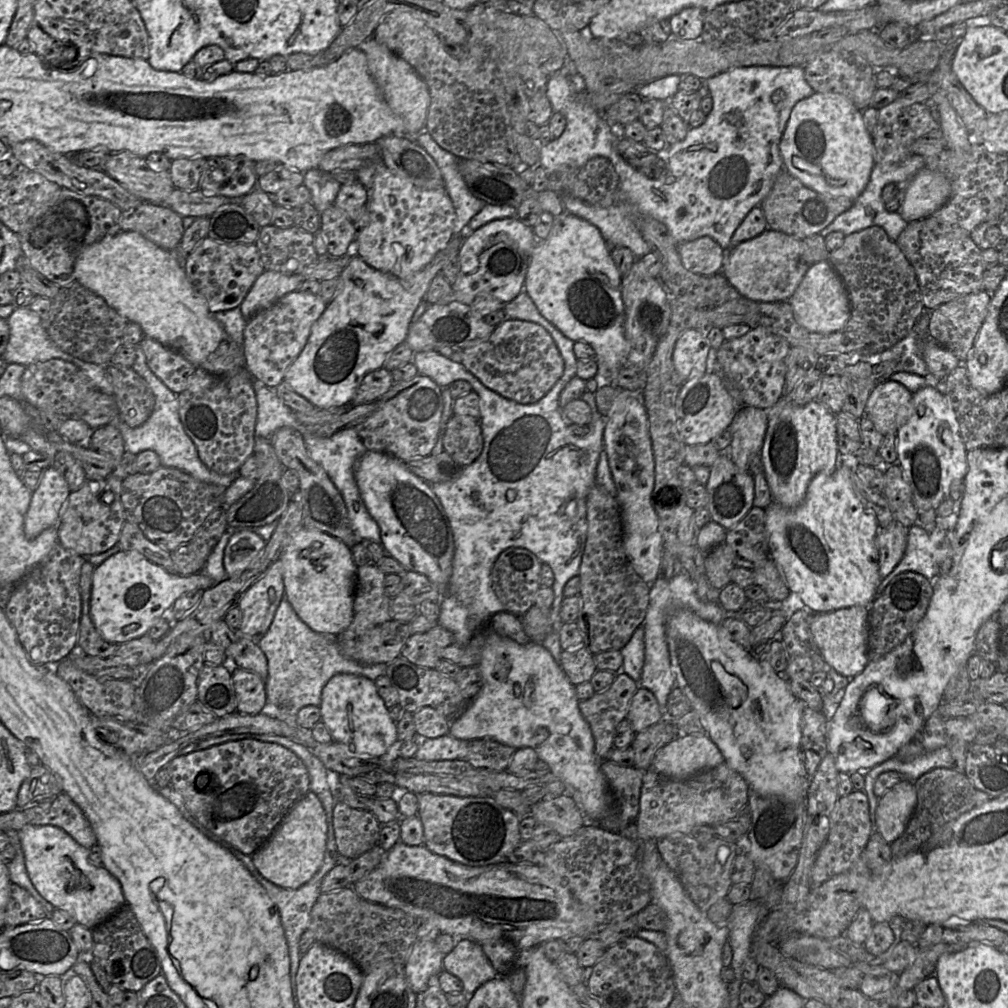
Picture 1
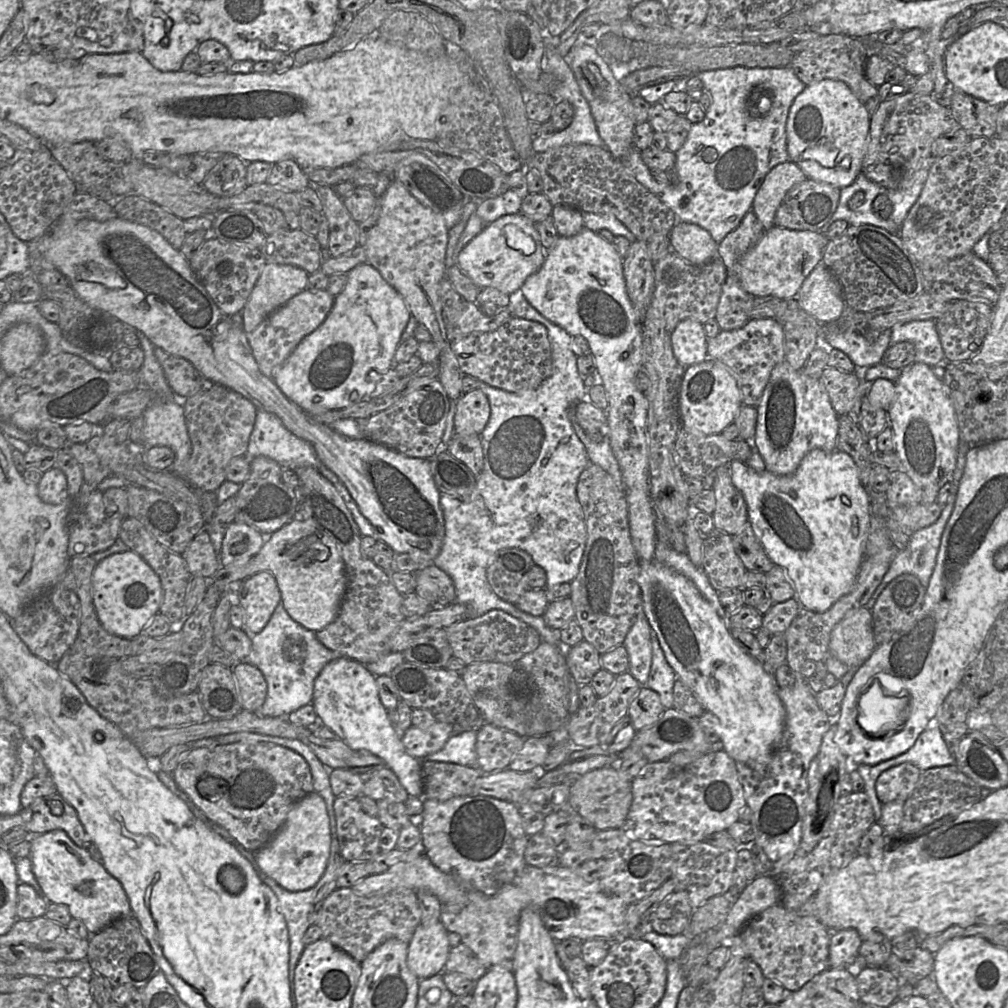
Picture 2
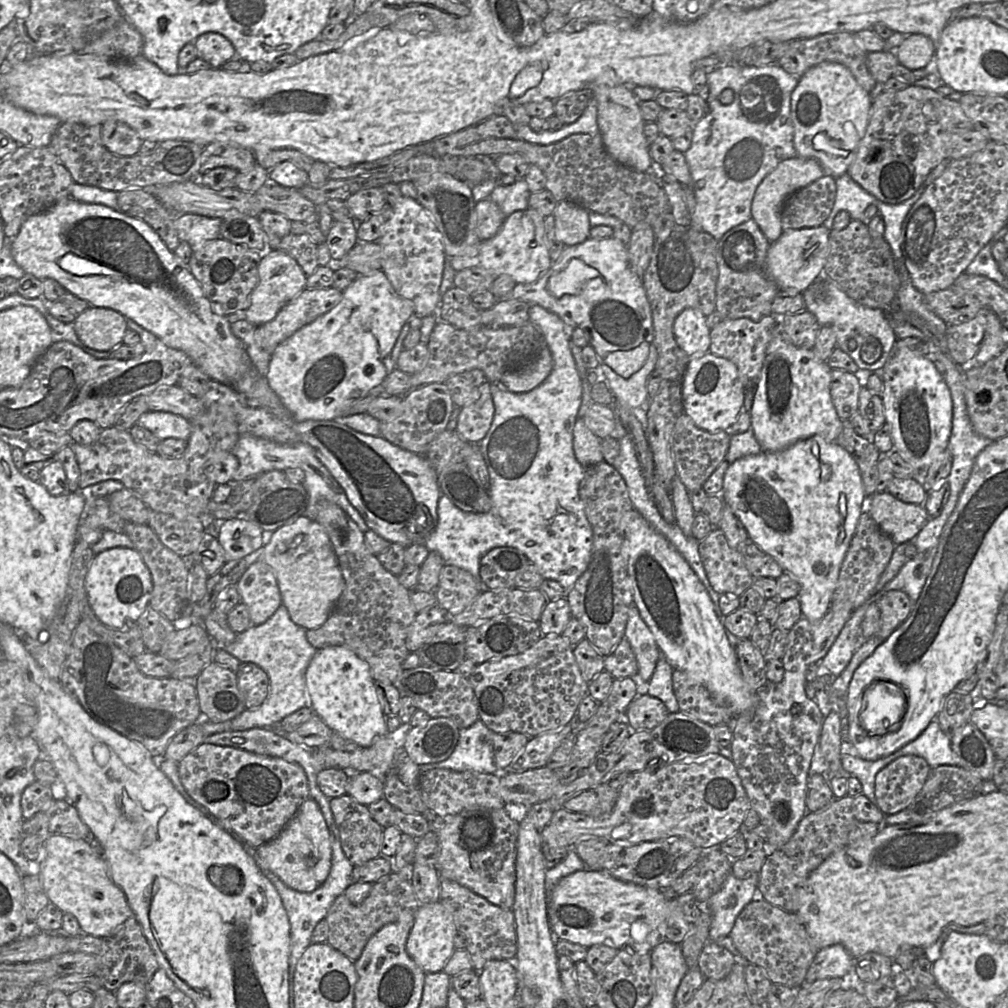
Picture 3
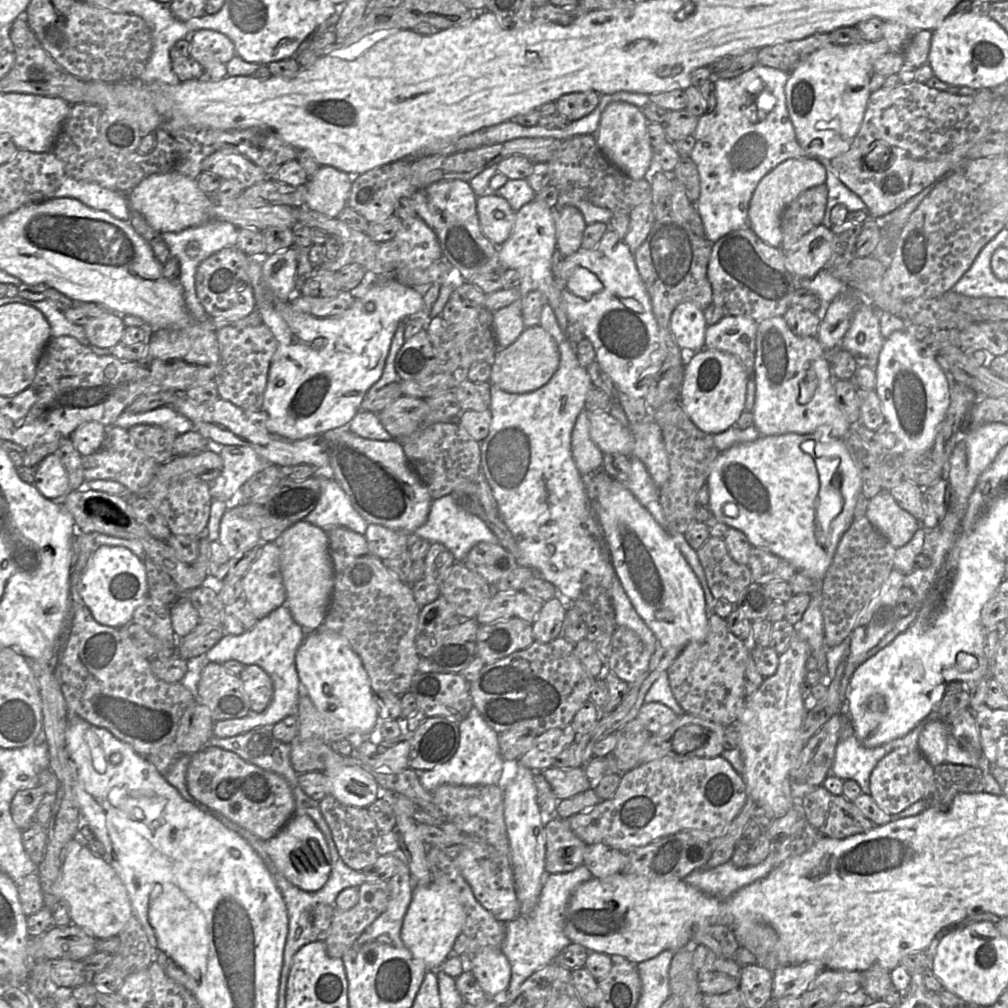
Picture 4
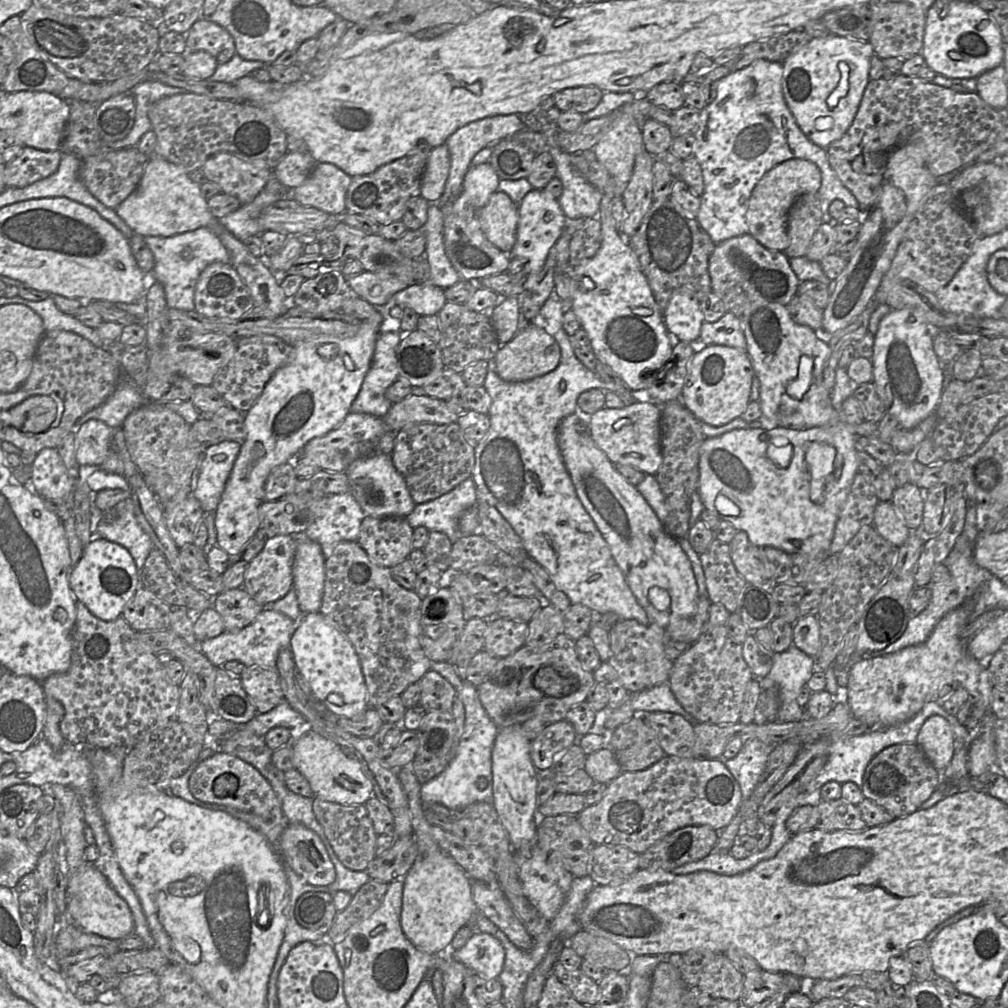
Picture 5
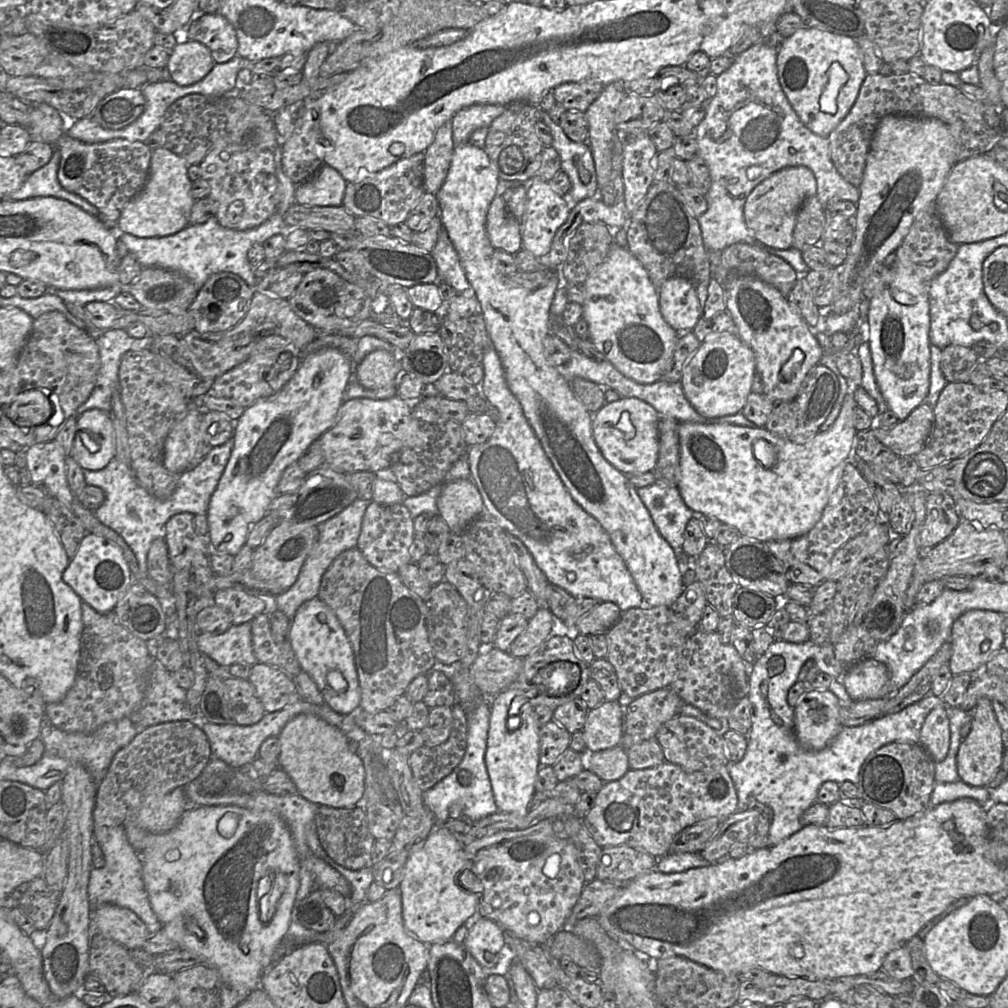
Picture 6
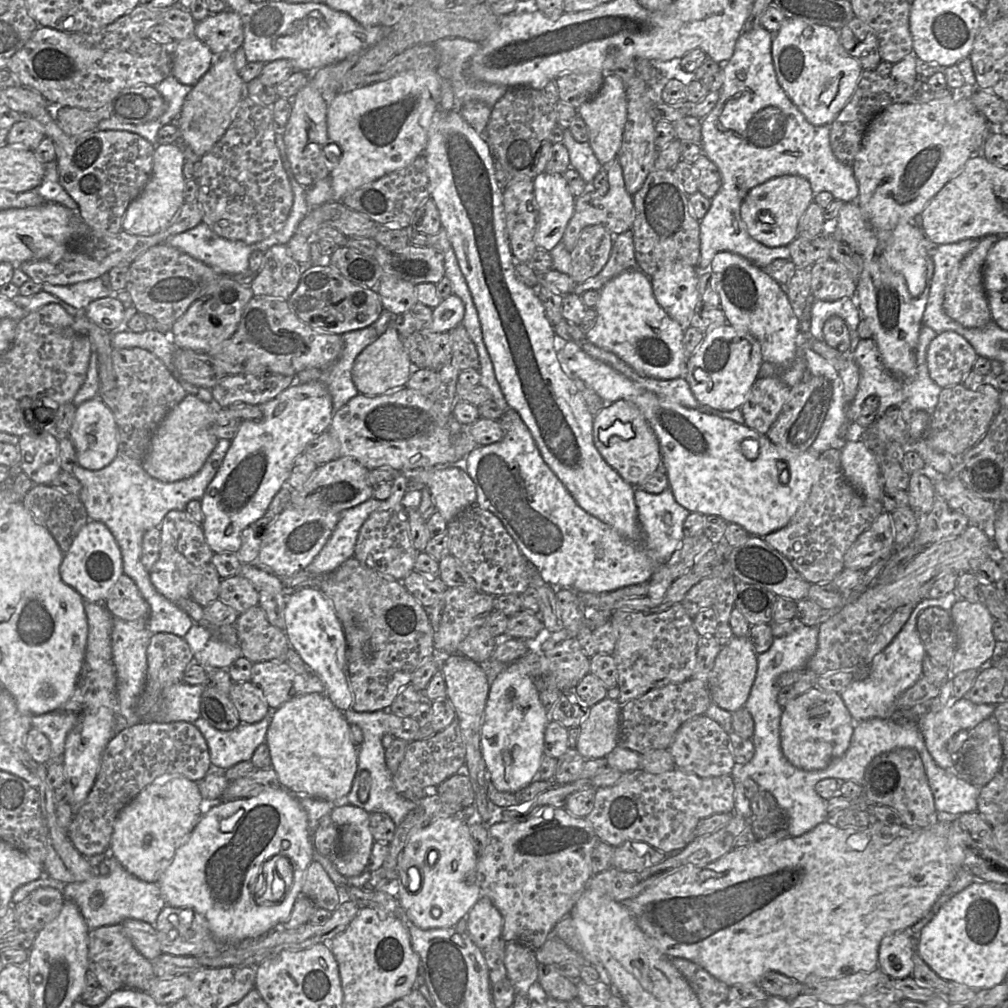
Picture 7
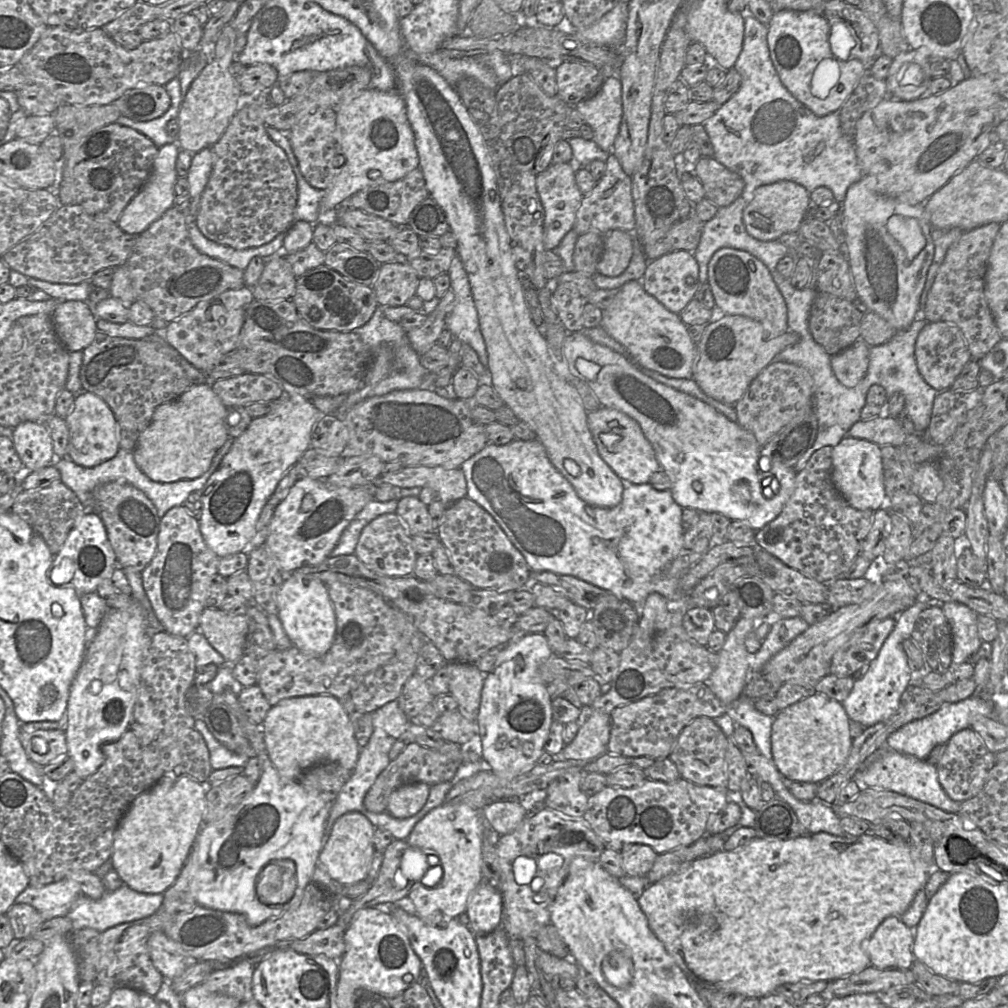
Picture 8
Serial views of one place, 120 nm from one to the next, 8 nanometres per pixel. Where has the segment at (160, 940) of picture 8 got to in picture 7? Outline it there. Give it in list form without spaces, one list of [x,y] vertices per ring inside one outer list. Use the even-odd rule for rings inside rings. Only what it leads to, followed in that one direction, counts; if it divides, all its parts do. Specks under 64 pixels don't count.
[[[127,919],[122,925],[134,947],[146,959],[153,960],[162,954],[155,925],[135,919]]]

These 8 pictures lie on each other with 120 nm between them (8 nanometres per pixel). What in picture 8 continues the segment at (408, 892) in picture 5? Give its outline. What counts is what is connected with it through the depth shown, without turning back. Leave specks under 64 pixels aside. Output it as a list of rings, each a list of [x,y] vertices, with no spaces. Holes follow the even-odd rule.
[[[442,804],[429,811],[412,829],[406,842],[409,847],[419,849],[426,856],[434,854],[439,858],[442,875],[433,887],[427,887],[420,882],[415,882],[407,897],[412,901],[418,916],[430,926],[445,925],[448,920],[455,919],[466,912],[467,903],[471,894],[482,882],[481,858],[482,840],[485,820],[479,810],[467,804]]]

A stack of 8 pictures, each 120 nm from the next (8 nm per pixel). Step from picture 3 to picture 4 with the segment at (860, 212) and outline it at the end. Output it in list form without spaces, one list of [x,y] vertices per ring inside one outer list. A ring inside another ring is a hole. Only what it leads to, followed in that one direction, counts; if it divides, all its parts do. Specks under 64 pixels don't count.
[[[824,158],[818,159],[826,168],[827,178],[826,186],[828,188],[827,206],[822,224],[831,229],[832,208],[837,204],[843,204],[848,211],[866,210],[866,205],[862,199],[847,188],[835,174],[834,168],[831,166],[830,160]]]

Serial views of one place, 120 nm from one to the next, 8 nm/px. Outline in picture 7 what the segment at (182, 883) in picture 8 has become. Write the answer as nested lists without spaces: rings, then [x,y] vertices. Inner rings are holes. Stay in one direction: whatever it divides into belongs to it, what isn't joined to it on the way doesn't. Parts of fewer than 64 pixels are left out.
[[[122,923],[110,926],[102,926],[89,931],[88,972],[95,976],[95,978],[99,982],[99,985],[109,994],[125,988],[146,992],[149,989],[151,982],[154,979],[157,979],[153,970],[152,963],[142,954],[140,954],[140,952],[134,947],[133,943],[125,932]]]

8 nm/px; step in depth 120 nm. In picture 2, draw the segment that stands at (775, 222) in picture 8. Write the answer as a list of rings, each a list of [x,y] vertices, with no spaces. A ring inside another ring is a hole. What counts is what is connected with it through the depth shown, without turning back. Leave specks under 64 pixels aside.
[[[792,161],[778,164],[765,176],[752,204],[765,231],[775,226],[775,215],[786,193],[806,179],[806,174]]]

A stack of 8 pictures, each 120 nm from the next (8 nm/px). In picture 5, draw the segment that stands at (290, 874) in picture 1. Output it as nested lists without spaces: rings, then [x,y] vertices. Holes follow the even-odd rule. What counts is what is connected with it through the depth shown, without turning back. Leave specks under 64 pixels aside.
[[[287,824],[280,836],[283,853],[283,865],[290,867],[308,884],[318,887],[328,887],[336,879],[334,865],[320,838],[312,830],[301,824]]]

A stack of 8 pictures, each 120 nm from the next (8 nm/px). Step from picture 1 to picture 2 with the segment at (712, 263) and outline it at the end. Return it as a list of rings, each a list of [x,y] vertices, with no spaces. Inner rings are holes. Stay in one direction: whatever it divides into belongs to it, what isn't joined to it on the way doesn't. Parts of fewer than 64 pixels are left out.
[[[678,222],[670,232],[671,250],[687,262],[703,265],[717,256],[718,243],[701,226]]]

